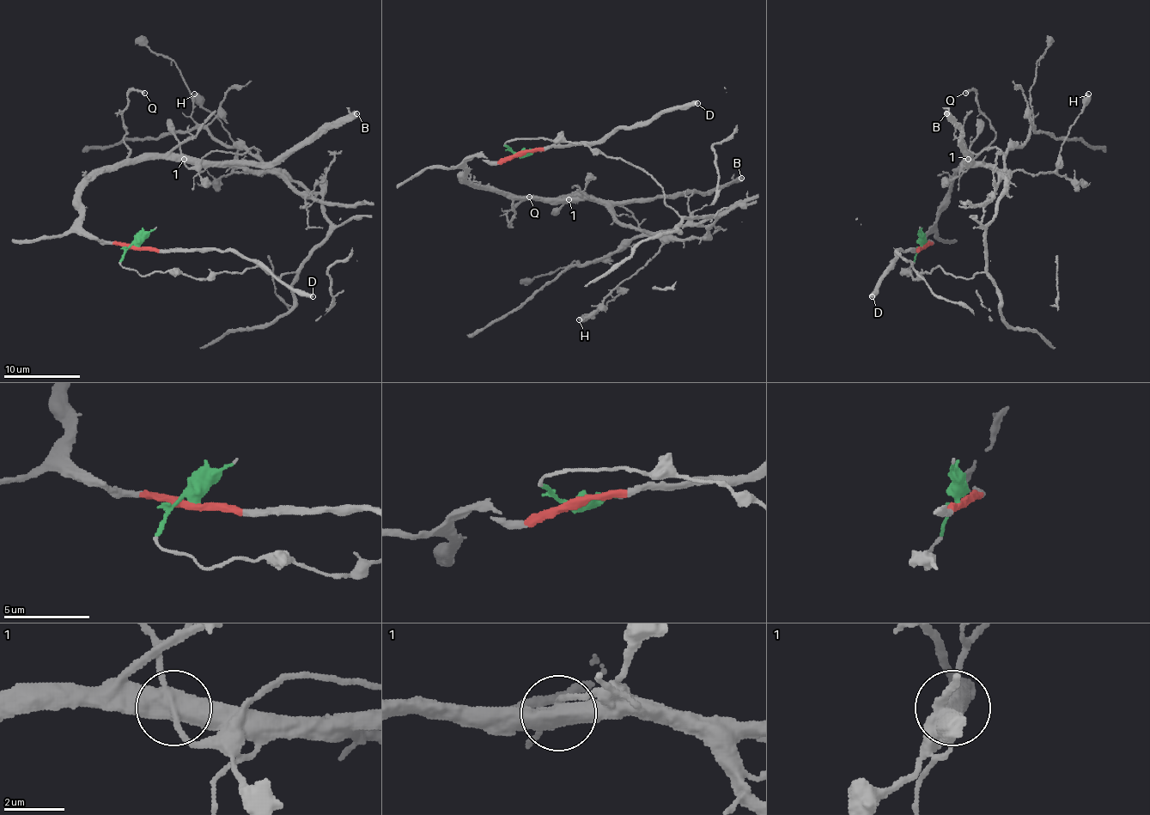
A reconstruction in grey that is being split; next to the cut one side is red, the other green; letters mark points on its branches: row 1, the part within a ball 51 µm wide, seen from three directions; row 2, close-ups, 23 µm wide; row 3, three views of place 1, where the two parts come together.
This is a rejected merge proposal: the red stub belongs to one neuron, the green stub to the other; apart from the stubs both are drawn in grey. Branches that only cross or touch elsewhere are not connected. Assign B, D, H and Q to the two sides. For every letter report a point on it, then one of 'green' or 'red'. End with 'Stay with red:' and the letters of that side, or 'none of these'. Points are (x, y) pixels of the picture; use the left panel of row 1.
B: (356, 113) | red
D: (313, 296) | red
H: (194, 94) | green
Q: (144, 93) | red
Stay with red: B, D, Q

